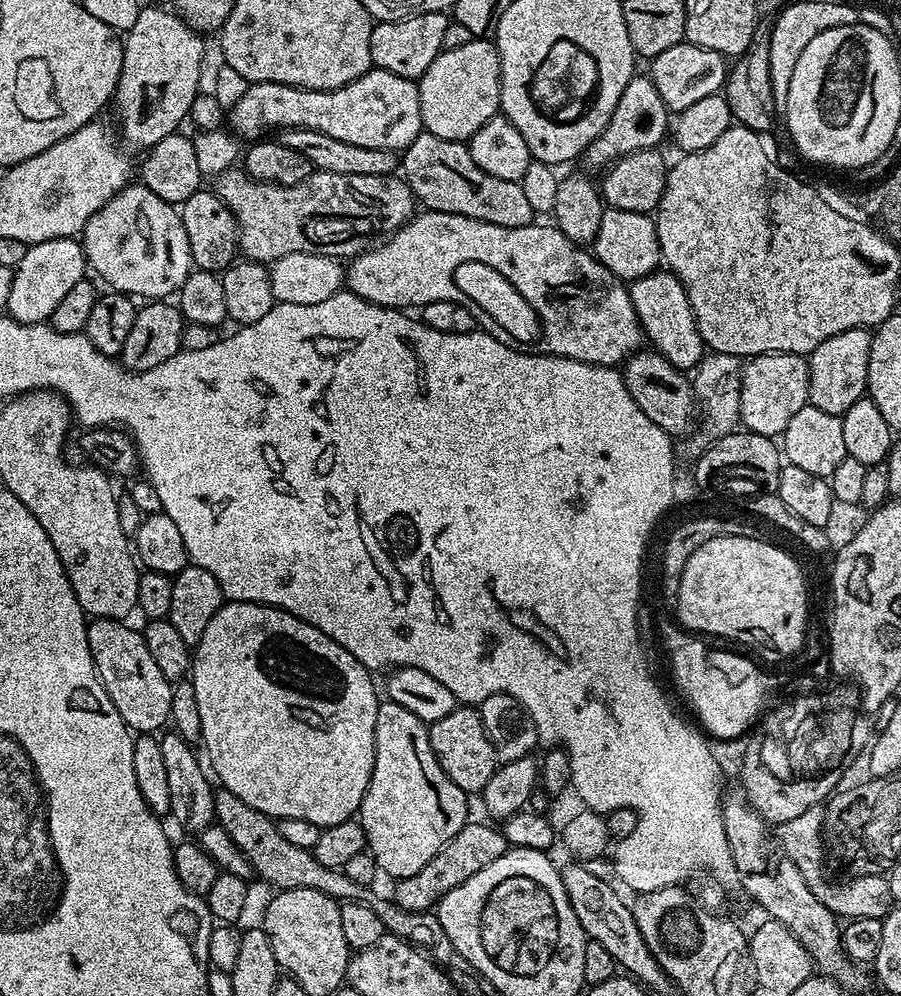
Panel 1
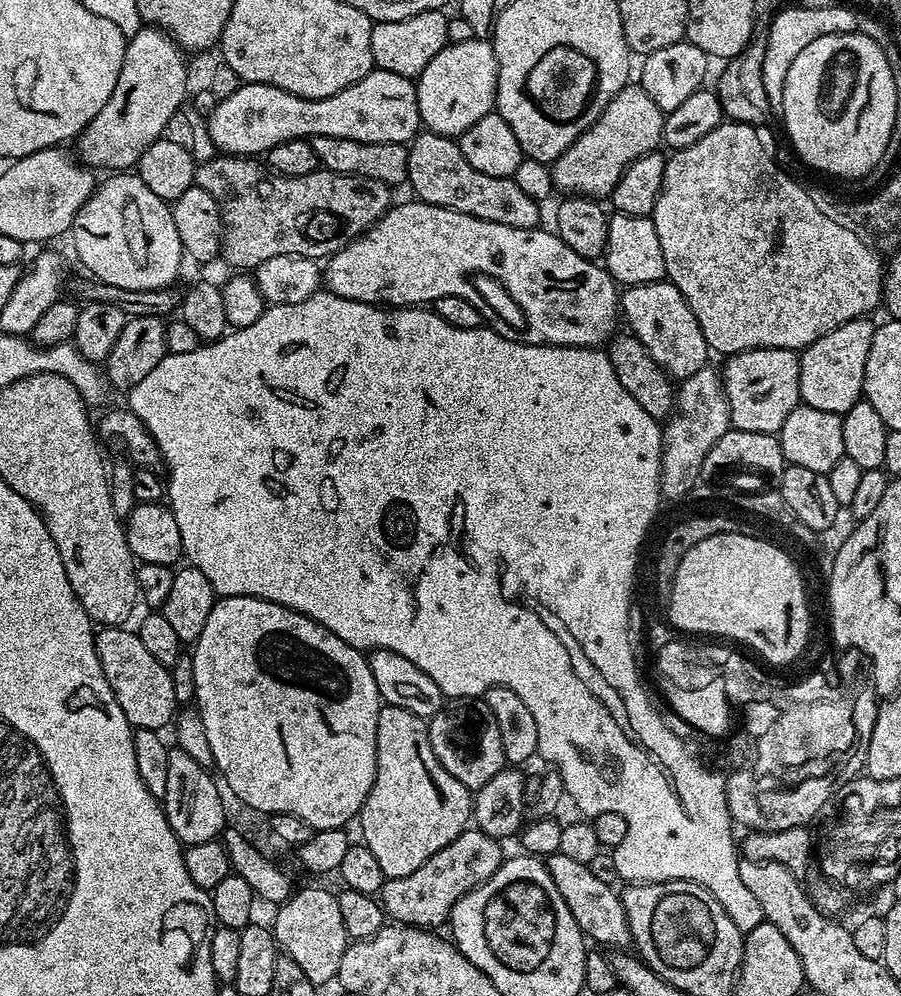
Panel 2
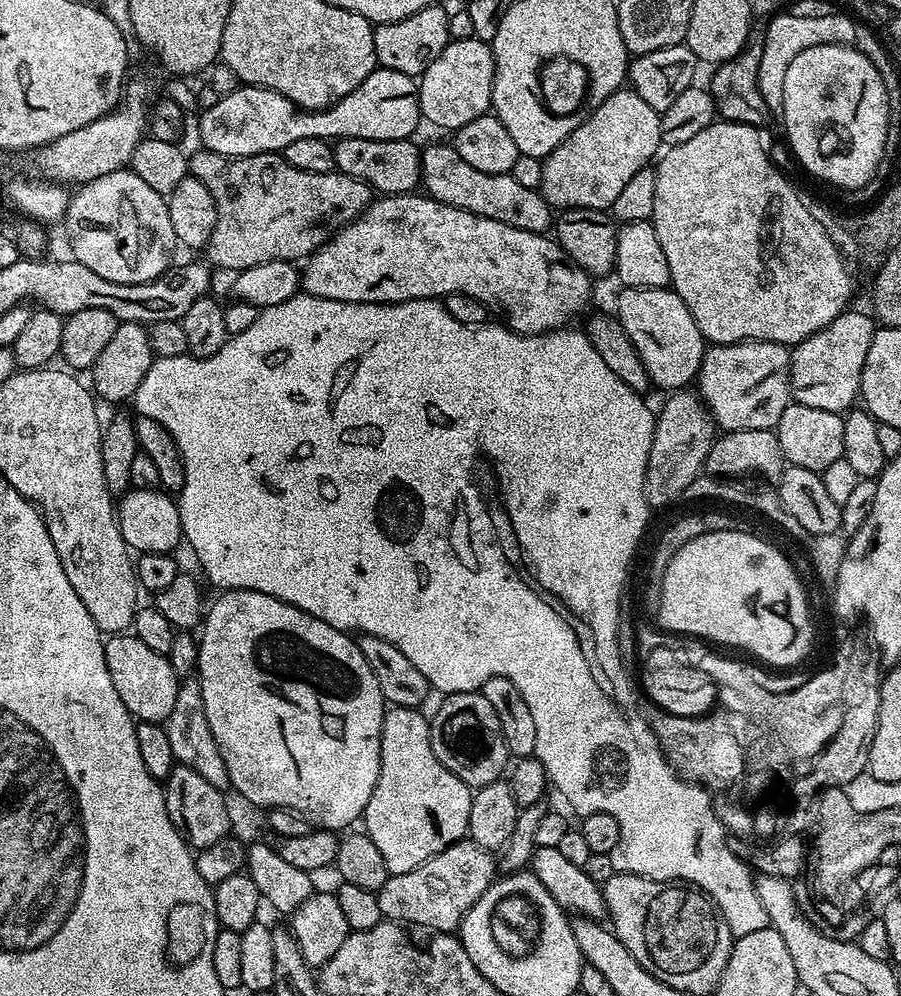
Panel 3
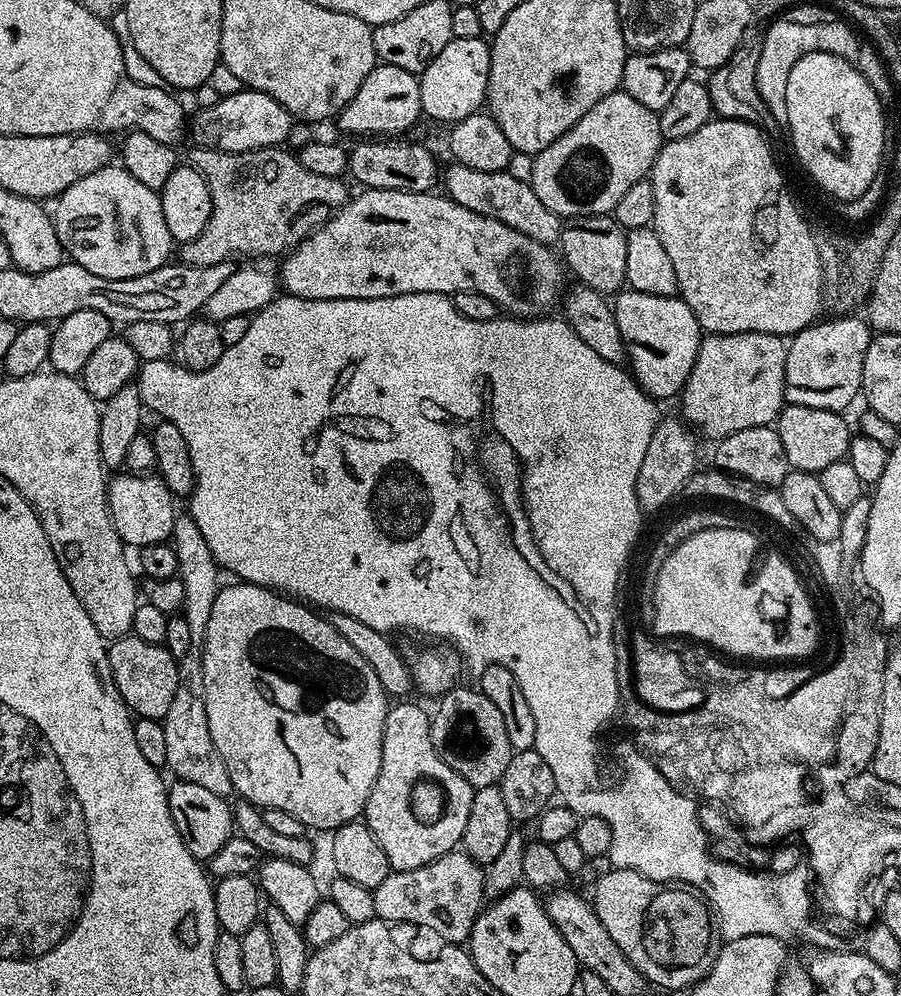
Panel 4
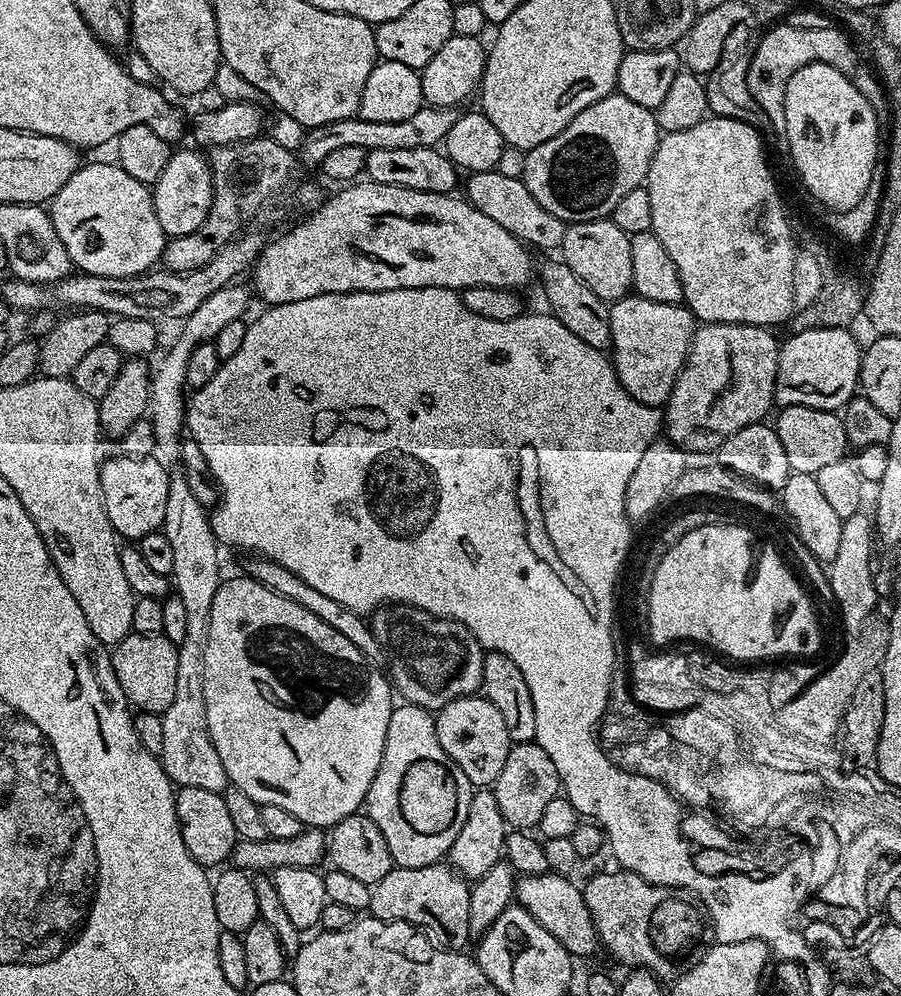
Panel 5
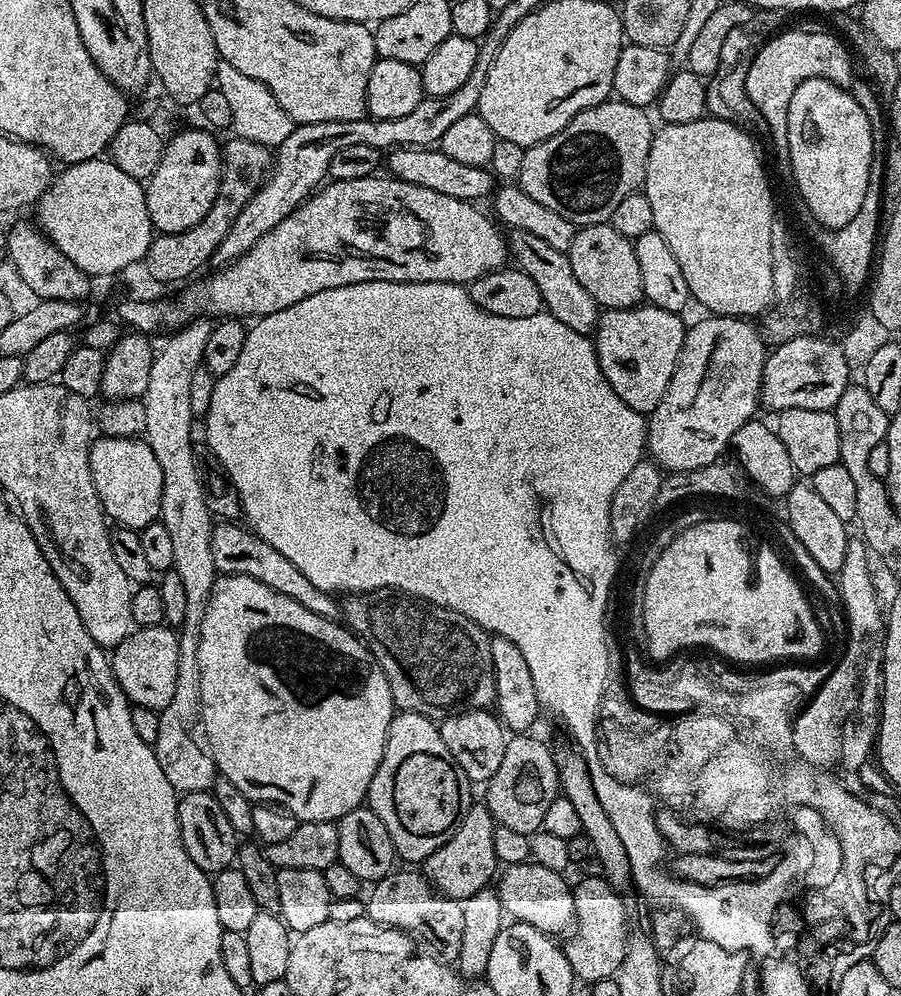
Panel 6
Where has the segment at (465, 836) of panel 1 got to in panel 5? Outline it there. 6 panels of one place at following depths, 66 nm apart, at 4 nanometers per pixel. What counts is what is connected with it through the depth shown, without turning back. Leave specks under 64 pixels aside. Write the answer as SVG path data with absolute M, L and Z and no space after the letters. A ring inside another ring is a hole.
M441 862L421 868L392 867L390 874L371 885L370 906L367 911L379 920L401 920L427 932L441 948L449 952L467 949L472 936L470 930L469 881L457 874L447 863Z

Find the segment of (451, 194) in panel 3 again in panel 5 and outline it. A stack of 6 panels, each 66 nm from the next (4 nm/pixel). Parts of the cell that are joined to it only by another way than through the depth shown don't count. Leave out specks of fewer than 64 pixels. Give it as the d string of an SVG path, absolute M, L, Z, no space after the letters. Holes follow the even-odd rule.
M495 170L473 172L467 179L466 199L478 210L482 210L482 214L486 214L486 218L498 222L498 226L502 226L502 230L510 230L510 234L514 234L514 238L523 240L525 245L531 246L533 249L560 249L566 227L565 220L550 214L550 210L546 210L546 206L541 206L538 198L534 198L534 194L530 194L530 190L526 190L523 179L506 178L506 174Z

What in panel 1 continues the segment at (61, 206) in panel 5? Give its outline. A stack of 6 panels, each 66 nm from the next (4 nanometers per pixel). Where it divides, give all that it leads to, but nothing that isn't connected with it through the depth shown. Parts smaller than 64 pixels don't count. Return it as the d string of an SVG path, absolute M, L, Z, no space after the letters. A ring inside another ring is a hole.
M143 182L129 183L102 210L86 222L82 233L84 258L89 269L92 268L105 280L113 292L123 292L133 298L141 298L148 302L156 302L161 298L168 298L171 294L179 293L182 282L194 270L192 255L190 254L190 238L186 238L186 226L182 226L177 205L167 204L154 190L147 188Z

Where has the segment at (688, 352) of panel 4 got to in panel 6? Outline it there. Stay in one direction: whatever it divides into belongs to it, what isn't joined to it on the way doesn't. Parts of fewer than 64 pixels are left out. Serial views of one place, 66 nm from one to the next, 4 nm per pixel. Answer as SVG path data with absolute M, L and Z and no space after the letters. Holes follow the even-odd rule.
M651 306L601 311L594 333L596 357L606 382L610 382L614 394L630 410L650 414L662 402L662 394L666 394L666 386L670 386L670 378L678 366L684 341L686 324L679 319L677 313Z

